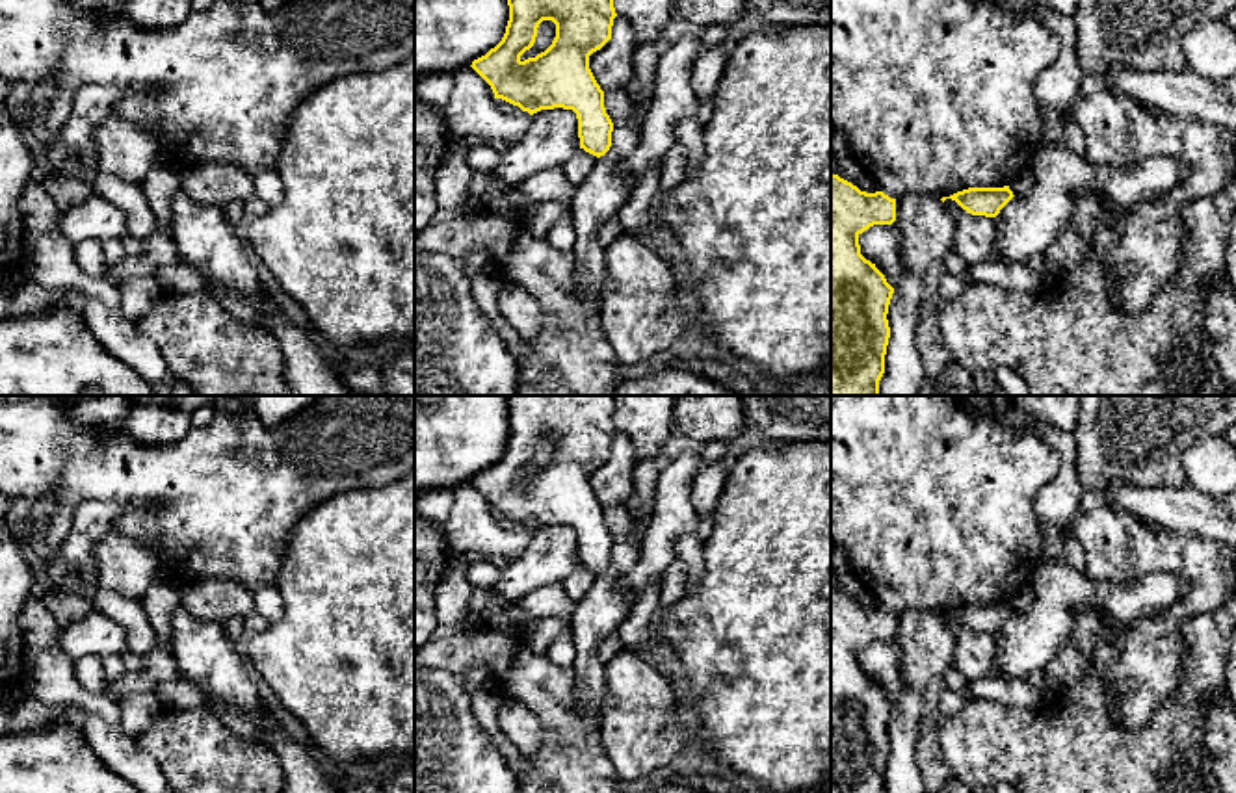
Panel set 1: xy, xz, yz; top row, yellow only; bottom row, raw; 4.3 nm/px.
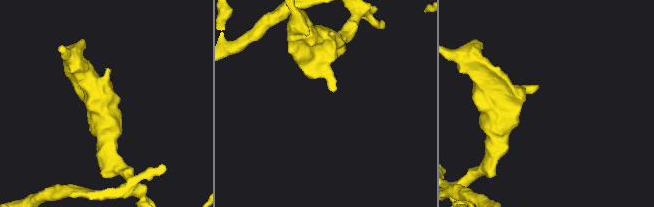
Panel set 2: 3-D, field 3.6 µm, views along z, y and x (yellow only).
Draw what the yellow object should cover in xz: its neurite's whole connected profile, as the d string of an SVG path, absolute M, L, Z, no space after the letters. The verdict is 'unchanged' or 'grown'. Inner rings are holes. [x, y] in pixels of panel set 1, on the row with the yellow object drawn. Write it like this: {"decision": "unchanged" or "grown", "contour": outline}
{"decision": "unchanged", "contour": "M507 0L509 20L502 41L472 69L491 85L494 98L530 115L541 110L572 110L580 149L600 158L611 147L613 123L604 108L589 56L611 39L613 0ZM543 20L556 24L552 45L535 58L520 59Z"}

